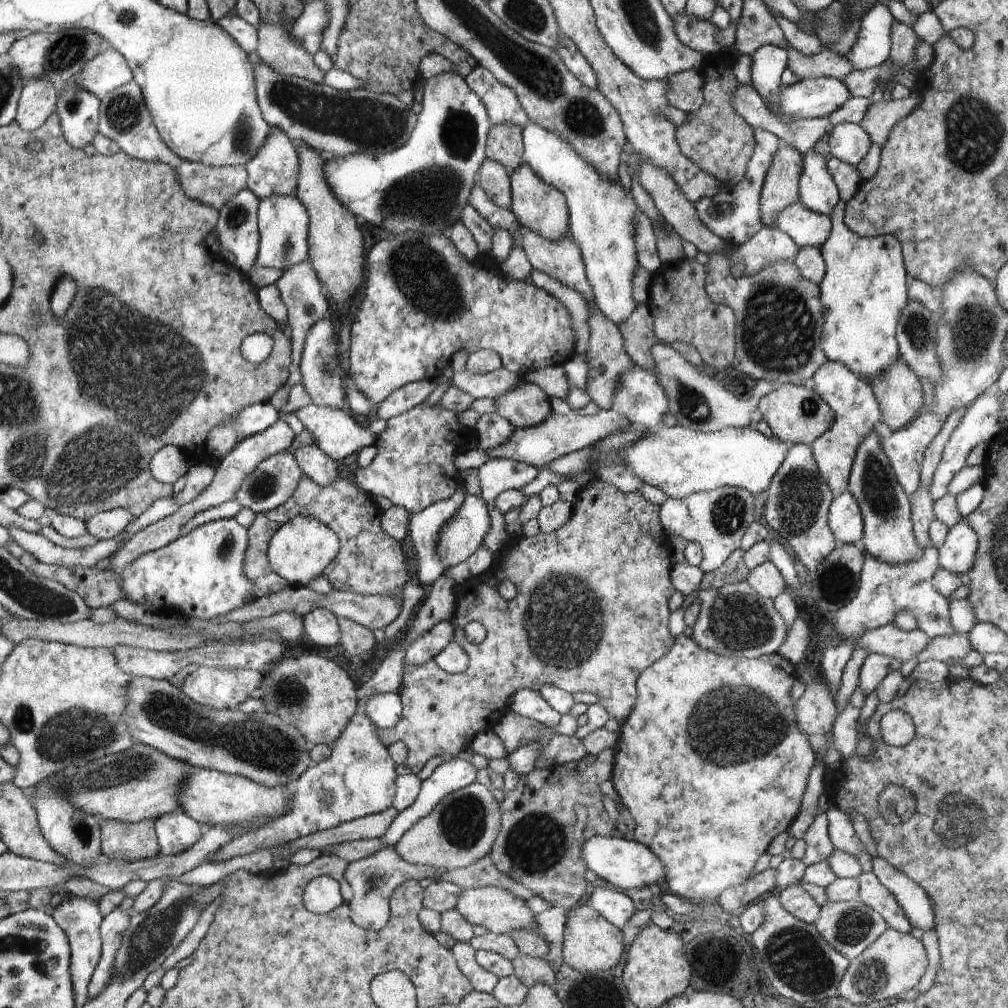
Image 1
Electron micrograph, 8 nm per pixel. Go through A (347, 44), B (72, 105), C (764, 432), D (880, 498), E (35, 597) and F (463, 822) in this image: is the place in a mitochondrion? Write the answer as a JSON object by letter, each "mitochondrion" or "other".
{"A":"other","B":"mitochondrion","C":"other","D":"mitochondrion","E":"mitochondrion","F":"mitochondrion"}

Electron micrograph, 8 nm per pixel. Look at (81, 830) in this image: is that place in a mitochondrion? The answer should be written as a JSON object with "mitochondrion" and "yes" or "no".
{"mitochondrion":"yes"}

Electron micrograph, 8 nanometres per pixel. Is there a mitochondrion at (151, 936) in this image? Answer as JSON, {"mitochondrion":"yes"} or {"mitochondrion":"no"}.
{"mitochondrion":"yes"}

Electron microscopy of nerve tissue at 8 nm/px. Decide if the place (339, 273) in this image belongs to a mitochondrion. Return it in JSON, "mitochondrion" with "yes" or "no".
{"mitochondrion":"no"}

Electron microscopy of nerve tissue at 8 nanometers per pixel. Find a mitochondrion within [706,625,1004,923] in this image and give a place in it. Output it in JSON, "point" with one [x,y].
{"point":[956,825]}

